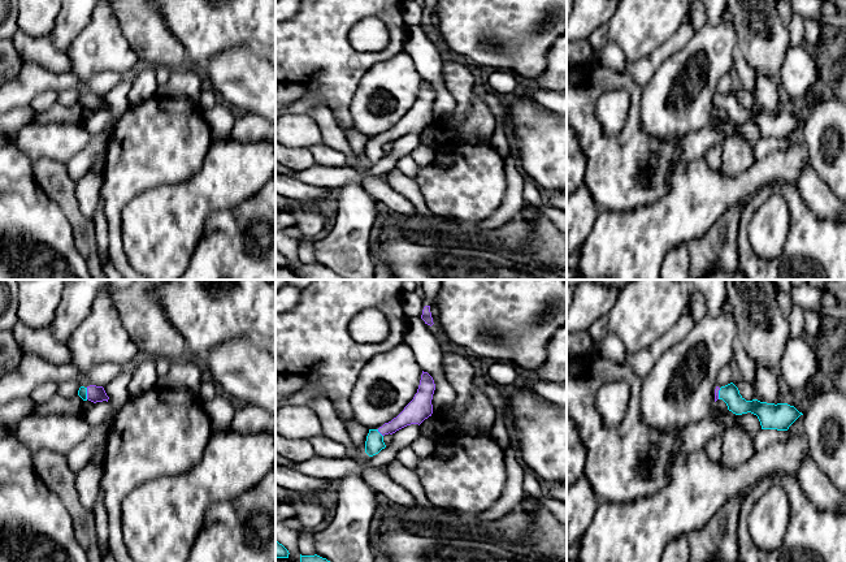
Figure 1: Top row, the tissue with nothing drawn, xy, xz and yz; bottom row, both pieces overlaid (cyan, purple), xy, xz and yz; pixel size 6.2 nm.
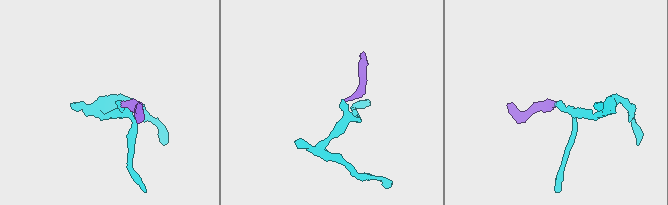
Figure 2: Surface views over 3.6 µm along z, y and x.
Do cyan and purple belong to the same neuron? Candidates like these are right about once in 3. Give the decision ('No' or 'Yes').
Yes

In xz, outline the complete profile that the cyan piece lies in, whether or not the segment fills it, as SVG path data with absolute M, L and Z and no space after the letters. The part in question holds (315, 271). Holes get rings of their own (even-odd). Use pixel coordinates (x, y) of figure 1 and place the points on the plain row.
M317 263L314 264L301 264L300 271L304 280L344 280L343 277L338 276L335 272L322 267Z

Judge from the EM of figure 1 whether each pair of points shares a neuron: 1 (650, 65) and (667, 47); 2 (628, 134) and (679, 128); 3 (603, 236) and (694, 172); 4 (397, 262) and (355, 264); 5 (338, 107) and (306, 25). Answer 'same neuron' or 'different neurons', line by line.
1: same neuron
2: different neurons
3: same neuron
4: different neurons
5: same neuron

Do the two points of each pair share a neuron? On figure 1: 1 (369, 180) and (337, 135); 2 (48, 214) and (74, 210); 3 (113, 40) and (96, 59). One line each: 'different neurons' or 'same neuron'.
1: same neuron
2: different neurons
3: same neuron

